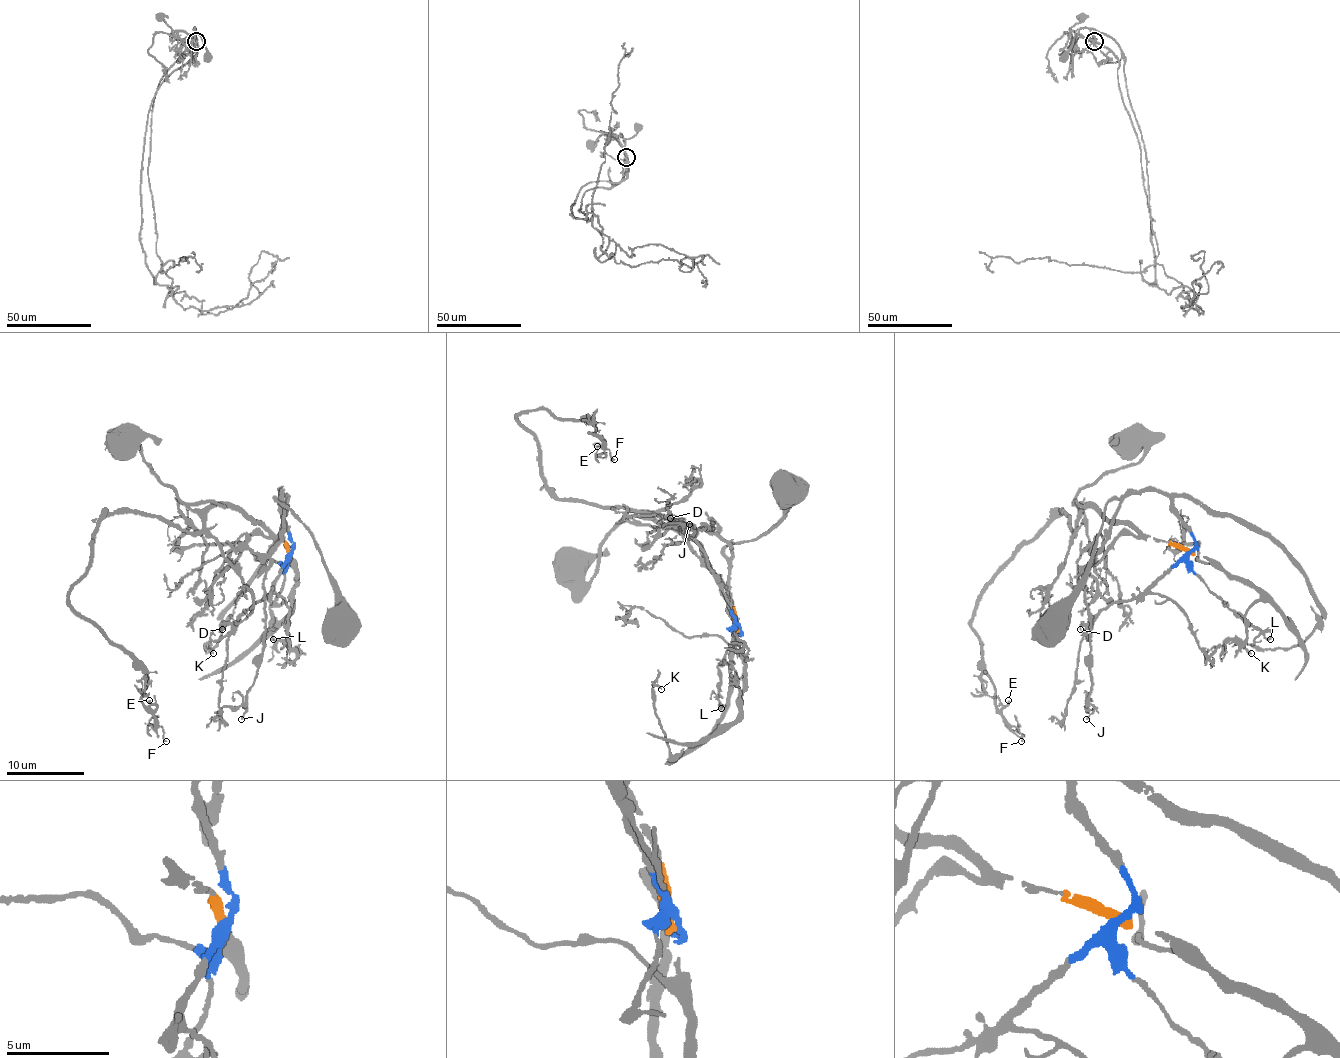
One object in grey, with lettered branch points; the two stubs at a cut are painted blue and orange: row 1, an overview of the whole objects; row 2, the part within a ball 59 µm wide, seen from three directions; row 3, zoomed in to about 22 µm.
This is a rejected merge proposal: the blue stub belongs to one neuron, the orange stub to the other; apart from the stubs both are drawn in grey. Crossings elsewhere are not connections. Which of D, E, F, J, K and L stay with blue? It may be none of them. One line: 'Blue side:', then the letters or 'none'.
Blue side: D, J, K, L

